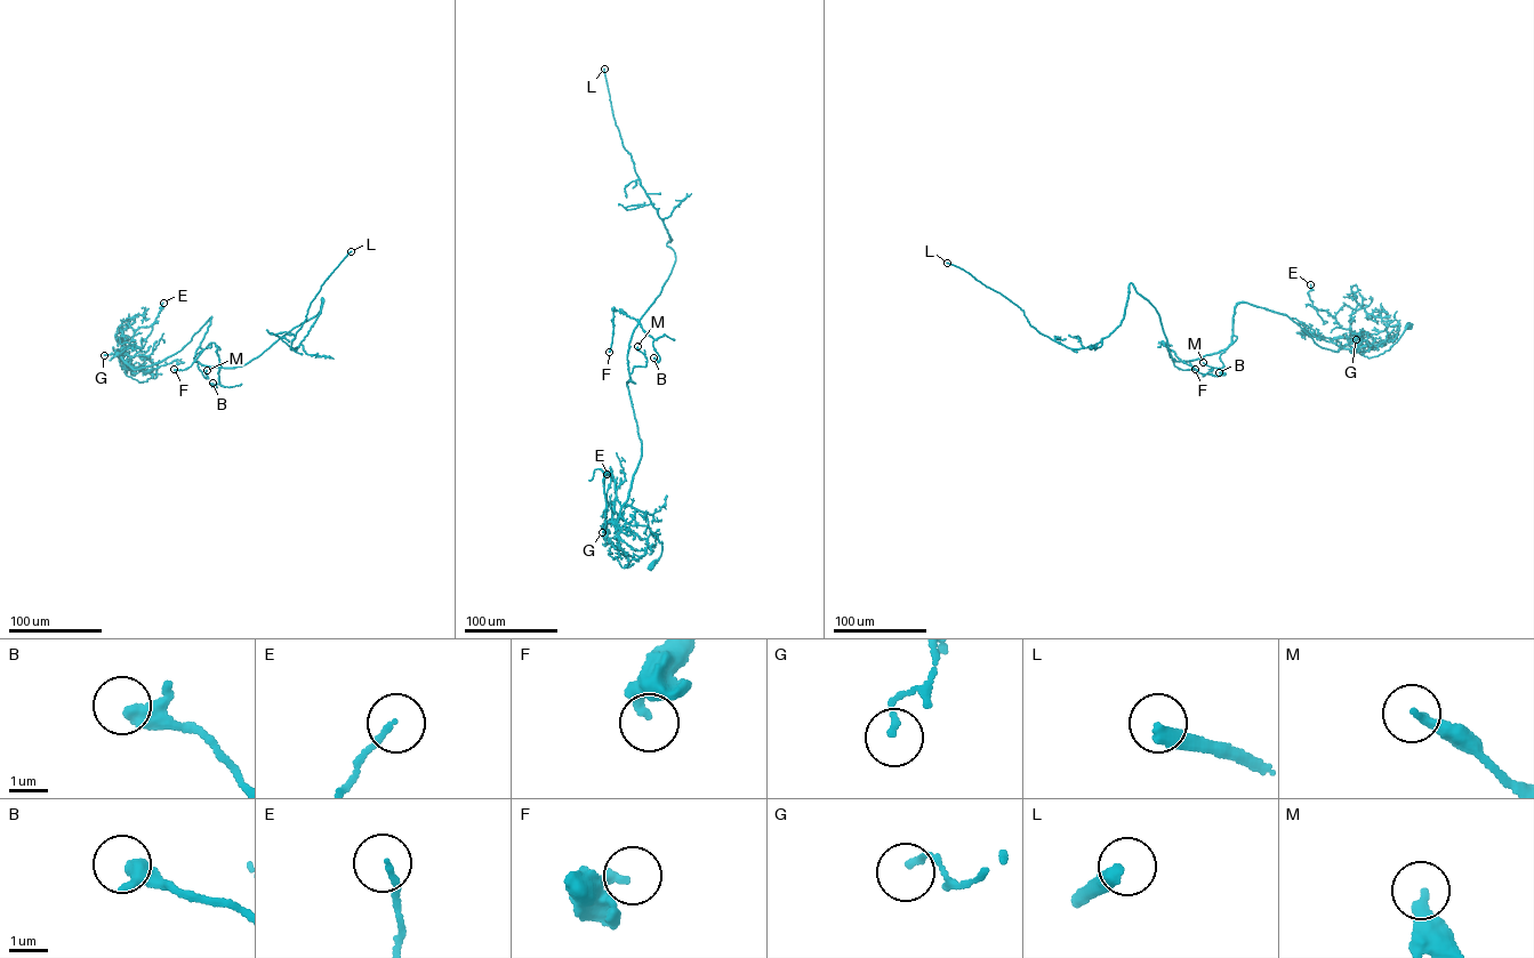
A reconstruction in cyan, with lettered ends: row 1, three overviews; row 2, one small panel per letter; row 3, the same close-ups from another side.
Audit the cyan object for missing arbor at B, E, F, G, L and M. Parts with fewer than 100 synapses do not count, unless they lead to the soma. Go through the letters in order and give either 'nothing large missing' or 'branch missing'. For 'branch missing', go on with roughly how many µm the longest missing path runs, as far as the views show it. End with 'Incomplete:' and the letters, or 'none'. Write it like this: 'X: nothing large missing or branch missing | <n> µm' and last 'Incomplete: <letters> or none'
B: nothing large missing
E: nothing large missing
F: nothing large missing
G: nothing large missing
L: branch missing | 400 µm
M: nothing large missing
Incomplete: L

